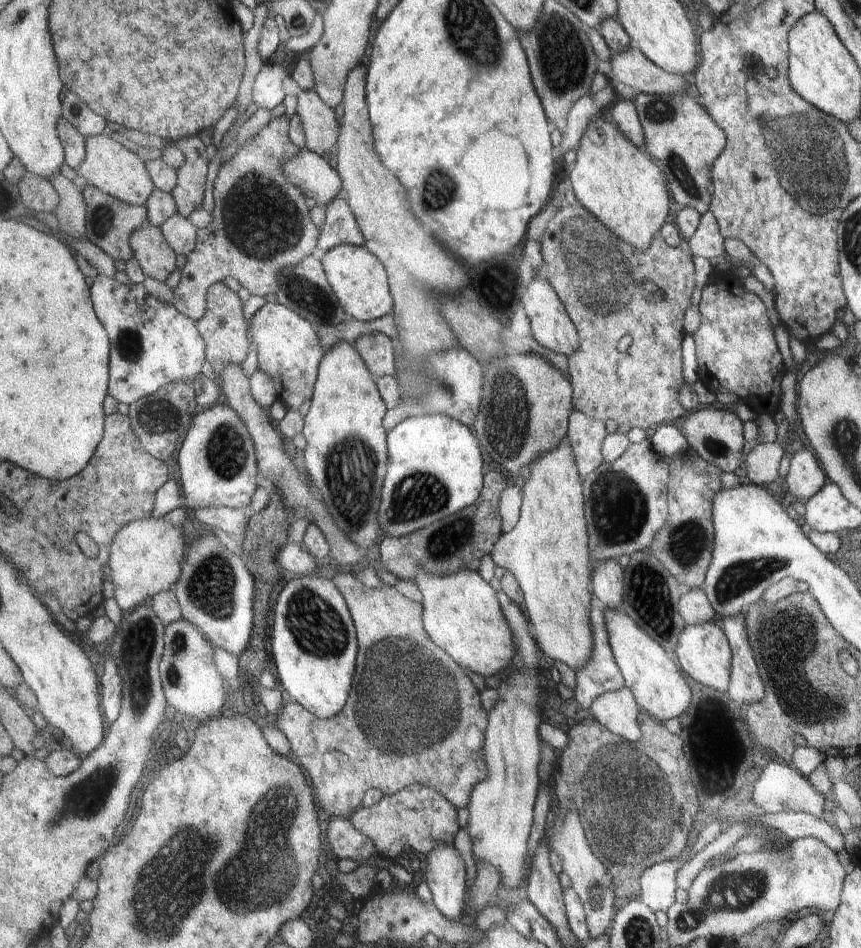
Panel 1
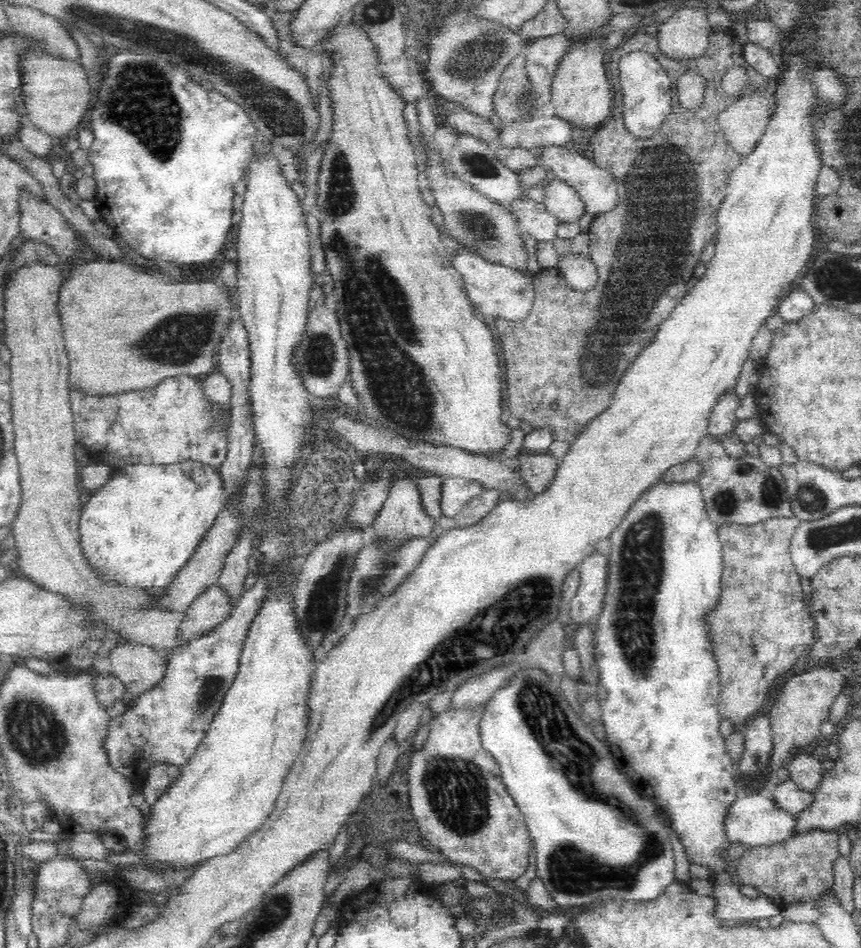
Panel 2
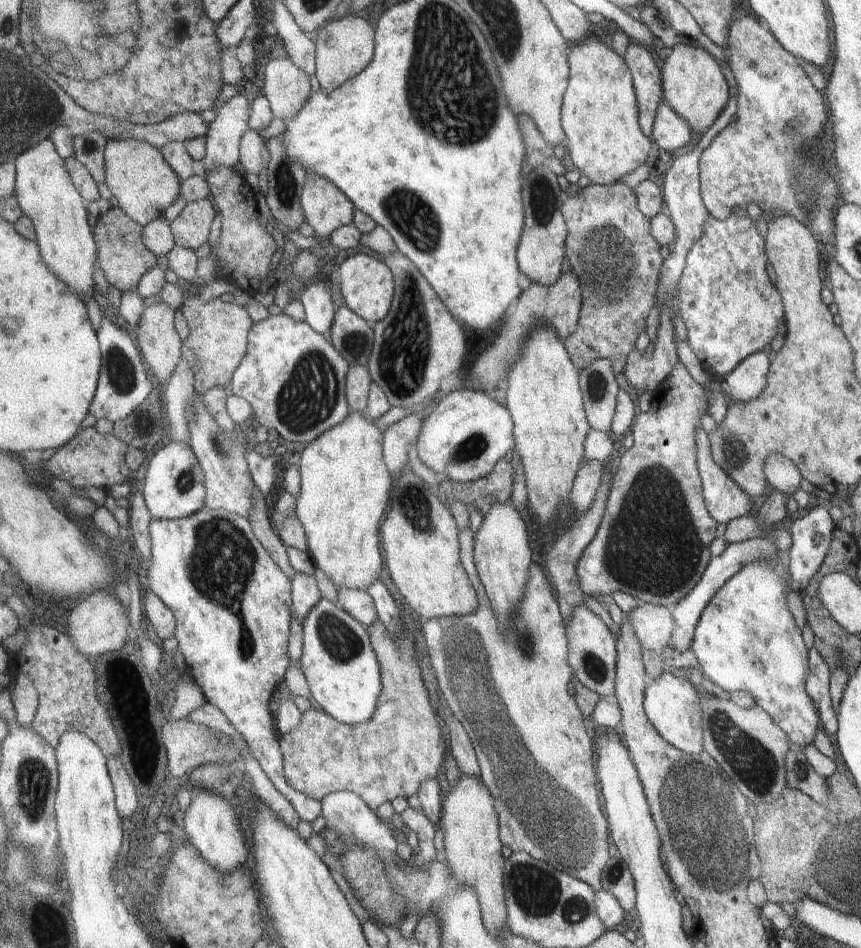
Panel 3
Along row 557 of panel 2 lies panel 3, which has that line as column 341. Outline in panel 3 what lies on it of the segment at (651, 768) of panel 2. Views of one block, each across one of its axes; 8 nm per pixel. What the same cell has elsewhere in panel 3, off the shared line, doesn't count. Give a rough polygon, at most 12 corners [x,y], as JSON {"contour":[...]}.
{"contour":[[336,602],[304,620],[301,670],[339,722],[376,714],[372,635]]}

